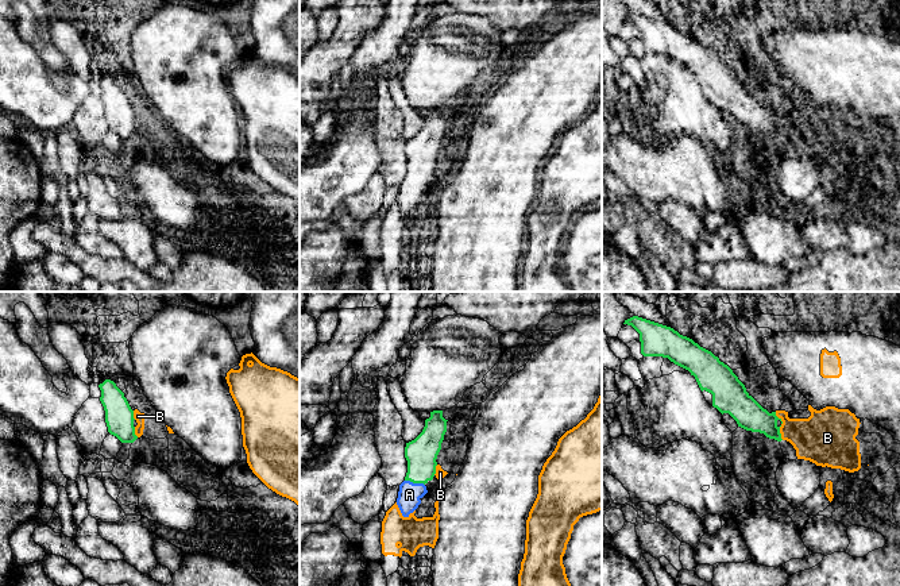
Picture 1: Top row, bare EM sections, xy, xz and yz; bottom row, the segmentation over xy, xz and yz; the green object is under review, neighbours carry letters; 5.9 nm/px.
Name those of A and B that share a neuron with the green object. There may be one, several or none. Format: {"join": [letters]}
{"join": ["A"]}

